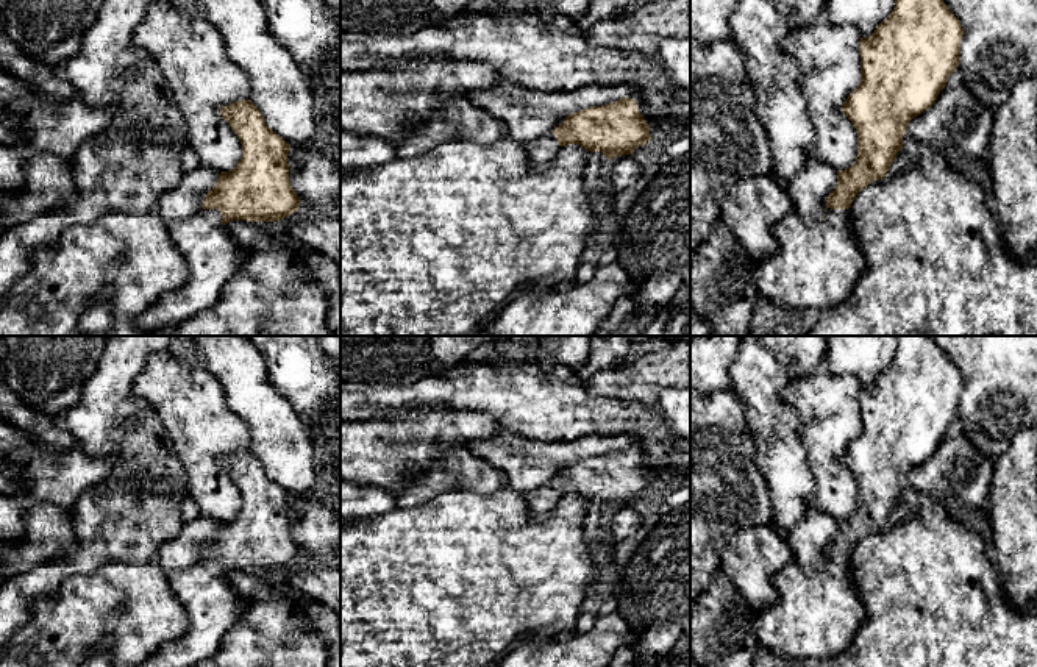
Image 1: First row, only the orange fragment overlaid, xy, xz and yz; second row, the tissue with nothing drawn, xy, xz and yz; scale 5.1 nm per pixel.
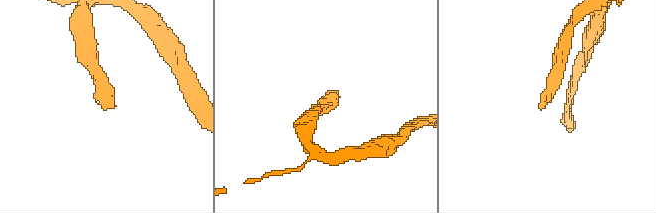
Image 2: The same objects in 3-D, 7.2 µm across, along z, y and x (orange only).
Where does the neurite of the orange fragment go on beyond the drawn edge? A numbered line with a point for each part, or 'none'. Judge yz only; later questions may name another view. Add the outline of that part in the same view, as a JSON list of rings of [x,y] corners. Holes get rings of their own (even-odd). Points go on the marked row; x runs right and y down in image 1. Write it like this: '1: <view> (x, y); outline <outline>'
1: yz (817, 267); outline [[[828,208],[825,219],[814,228],[807,228],[795,211],[789,212],[775,225],[775,239],[778,245],[775,255],[757,264],[757,287],[768,300],[793,312],[804,312],[812,308],[821,311],[843,303],[867,266],[867,259],[851,230],[850,209]]]

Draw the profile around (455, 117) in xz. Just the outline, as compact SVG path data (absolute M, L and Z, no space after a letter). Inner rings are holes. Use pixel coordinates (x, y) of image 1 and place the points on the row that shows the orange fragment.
M440 97L433 112L406 137L394 142L397 156L414 159L448 139L490 144L508 133L503 122L472 105L467 97Z

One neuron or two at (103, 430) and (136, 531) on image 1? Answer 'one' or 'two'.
one

